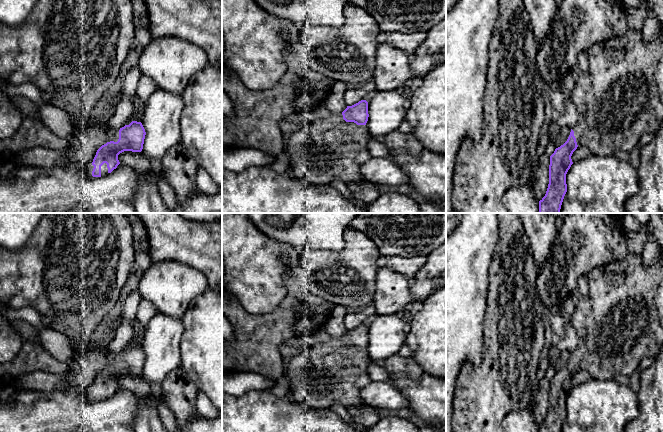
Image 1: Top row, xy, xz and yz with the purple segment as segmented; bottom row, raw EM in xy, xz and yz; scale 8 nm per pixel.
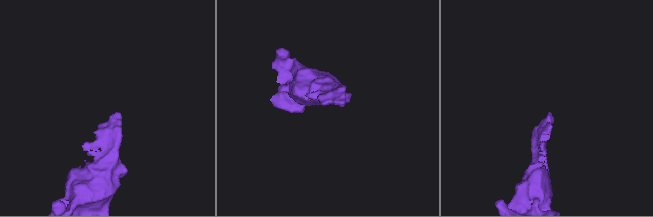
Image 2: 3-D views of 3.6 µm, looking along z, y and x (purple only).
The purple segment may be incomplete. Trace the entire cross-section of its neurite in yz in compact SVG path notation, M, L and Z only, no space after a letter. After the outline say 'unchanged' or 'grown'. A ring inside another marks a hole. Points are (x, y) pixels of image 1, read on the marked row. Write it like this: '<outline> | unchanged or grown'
M629 29L624 35L615 34L591 47L588 51L589 74L580 73L571 92L577 109L577 124L571 129L567 141L550 156L549 184L545 196L539 201L539 213L560 213L567 192L566 174L573 164L571 156L578 146L587 147L596 156L611 156L616 151L631 153L644 133L656 132L663 121L663 103L655 81L656 67L662 59L663 32L656 33L653 40L647 42L642 32Z | grown

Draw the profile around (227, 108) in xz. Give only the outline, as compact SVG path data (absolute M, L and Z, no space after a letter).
M222 90L222 119L228 118L233 113L233 105L228 95Z

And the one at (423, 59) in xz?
M446 17L429 31L423 43L410 55L409 66L417 78L423 78L443 61L436 55L446 47Z

